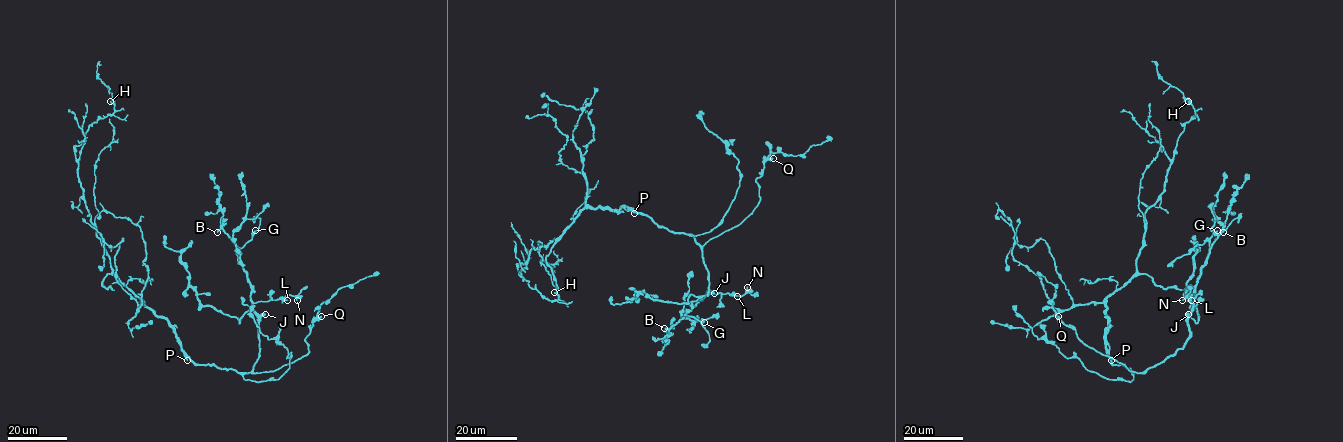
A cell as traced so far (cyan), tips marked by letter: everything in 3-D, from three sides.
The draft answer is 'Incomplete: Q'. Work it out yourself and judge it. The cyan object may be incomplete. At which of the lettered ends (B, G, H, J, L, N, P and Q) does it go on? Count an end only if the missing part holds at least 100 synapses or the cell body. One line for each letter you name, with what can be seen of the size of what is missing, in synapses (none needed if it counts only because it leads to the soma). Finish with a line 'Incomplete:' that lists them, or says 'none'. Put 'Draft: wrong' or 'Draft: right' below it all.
Incomplete: P
Draft: wrong

